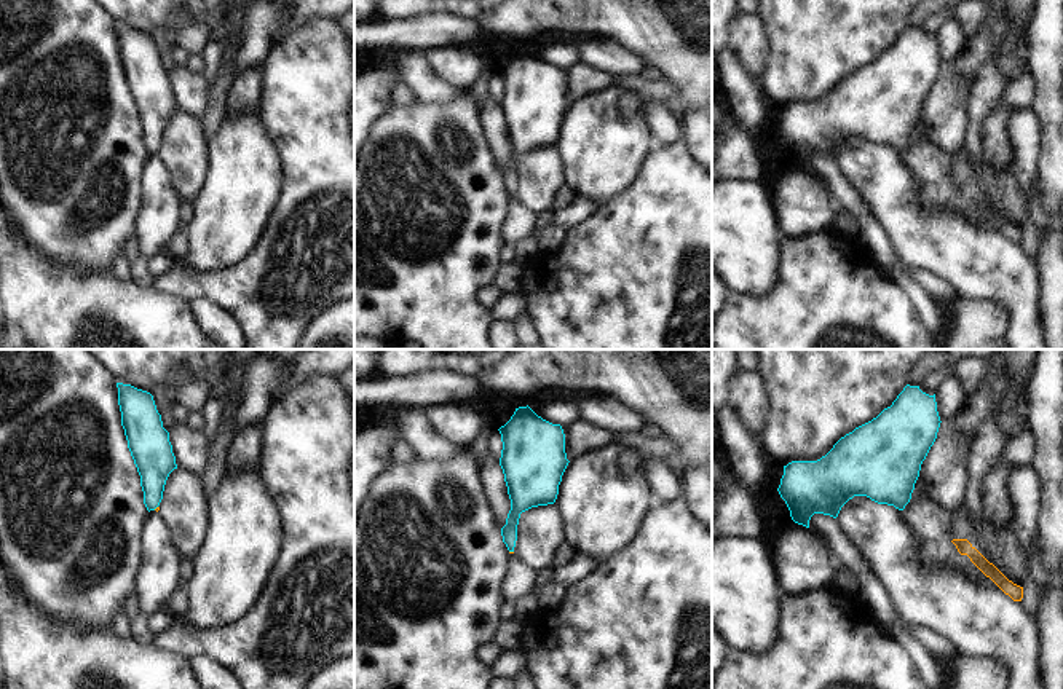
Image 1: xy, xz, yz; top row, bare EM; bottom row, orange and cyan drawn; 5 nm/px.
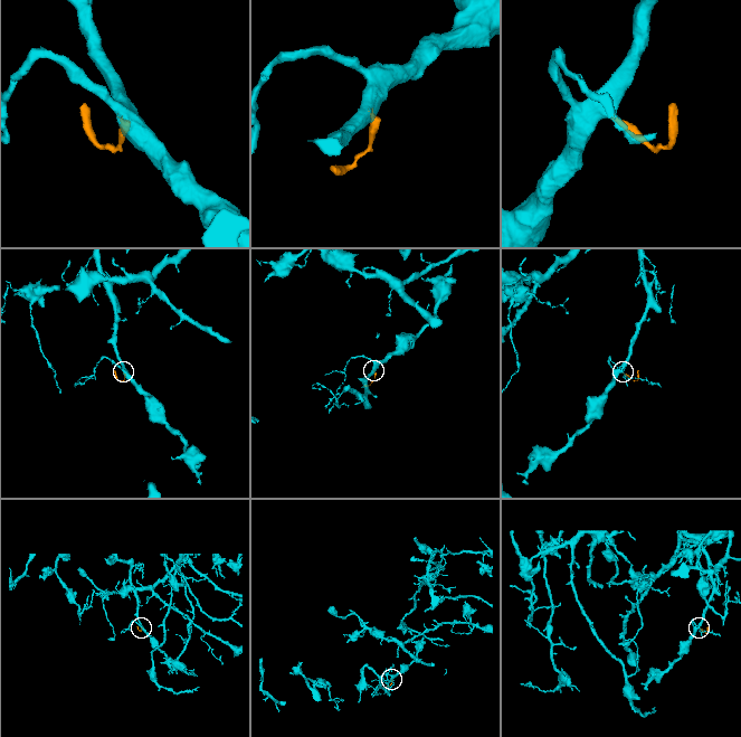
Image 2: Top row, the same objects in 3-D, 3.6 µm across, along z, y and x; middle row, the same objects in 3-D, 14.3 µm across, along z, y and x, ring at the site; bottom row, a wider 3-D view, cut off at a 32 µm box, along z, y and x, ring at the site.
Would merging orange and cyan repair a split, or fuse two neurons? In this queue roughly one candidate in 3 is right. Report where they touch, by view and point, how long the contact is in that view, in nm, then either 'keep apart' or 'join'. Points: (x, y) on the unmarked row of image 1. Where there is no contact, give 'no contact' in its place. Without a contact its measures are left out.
contact xz (511, 195); length 30 nm; join

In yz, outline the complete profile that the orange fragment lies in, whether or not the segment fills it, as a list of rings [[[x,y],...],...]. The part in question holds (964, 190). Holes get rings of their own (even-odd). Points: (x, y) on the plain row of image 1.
[[[967,182],[951,183],[961,198],[967,198],[970,204],[990,220],[1014,244],[1022,244],[1023,230],[1009,223],[993,206],[990,206]]]

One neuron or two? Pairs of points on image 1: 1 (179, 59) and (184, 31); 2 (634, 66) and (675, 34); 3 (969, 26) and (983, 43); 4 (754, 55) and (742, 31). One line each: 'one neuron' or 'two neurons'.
1: two neurons
2: two neurons
3: two neurons
4: one neuron

